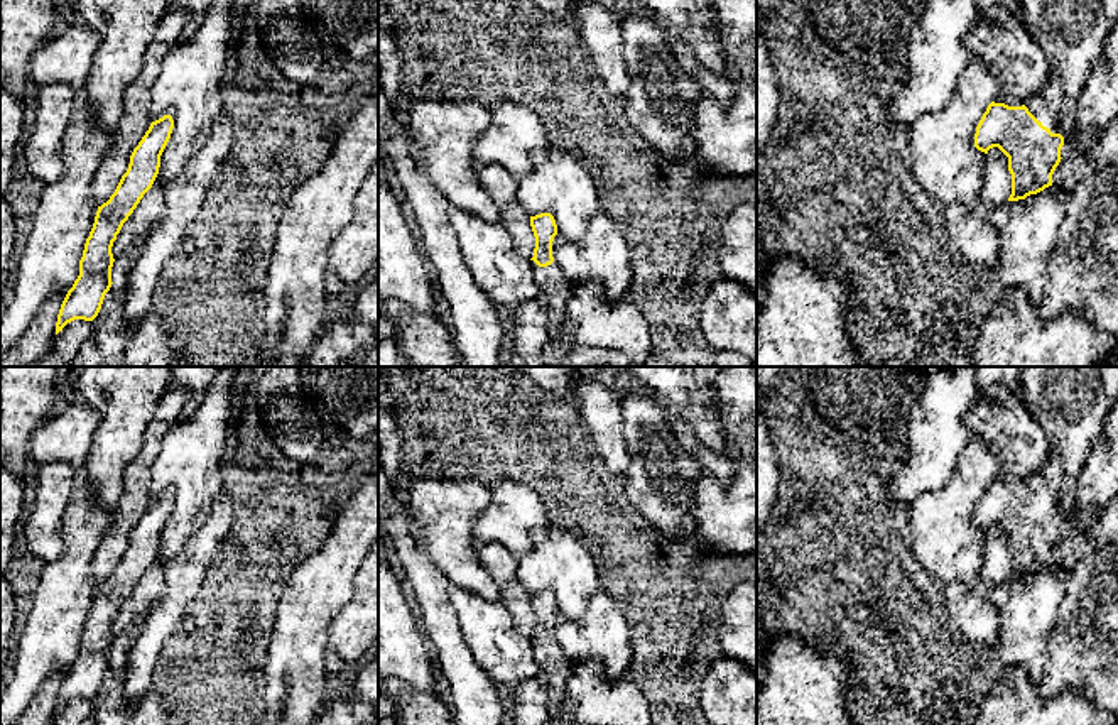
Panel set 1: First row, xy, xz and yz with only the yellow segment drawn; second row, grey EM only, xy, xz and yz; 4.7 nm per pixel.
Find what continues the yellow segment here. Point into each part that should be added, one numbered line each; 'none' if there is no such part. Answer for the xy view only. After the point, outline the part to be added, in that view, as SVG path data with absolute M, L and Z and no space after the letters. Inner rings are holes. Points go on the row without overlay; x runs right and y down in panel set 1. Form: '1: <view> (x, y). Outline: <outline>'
none

